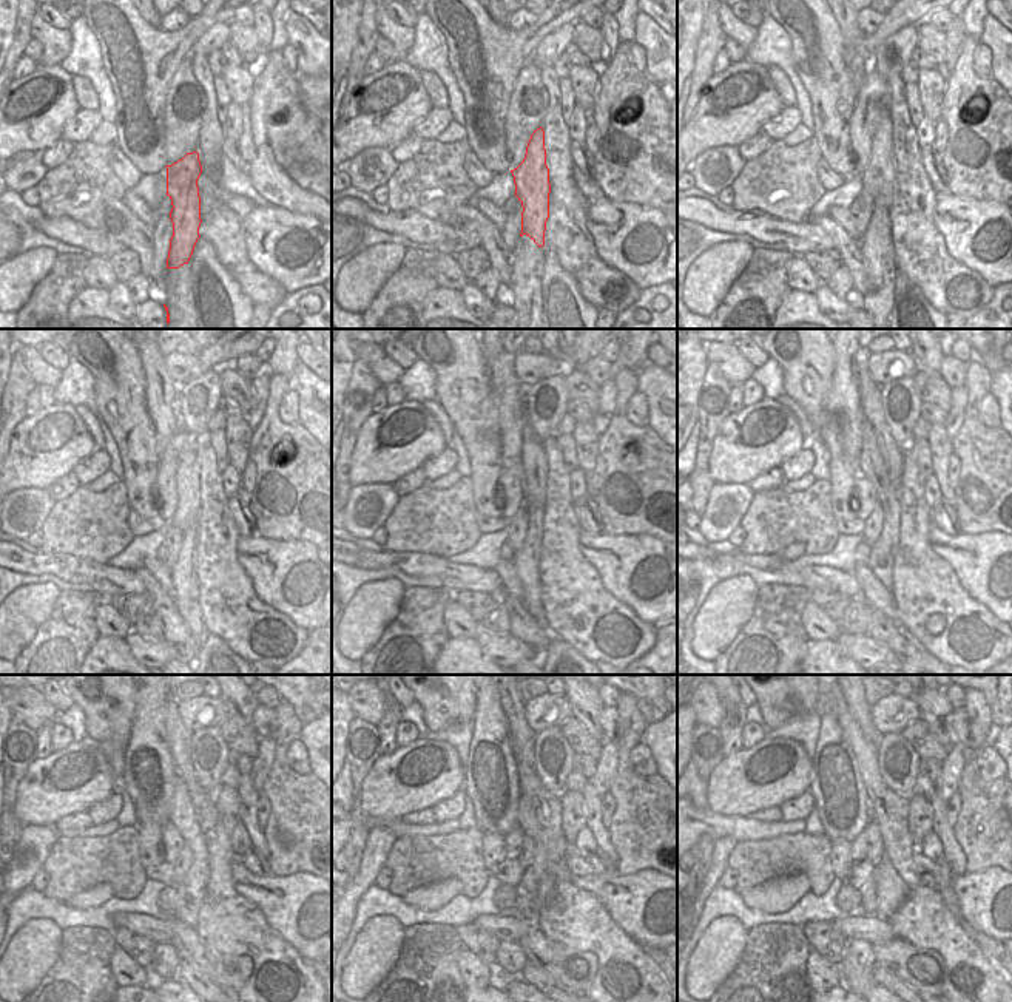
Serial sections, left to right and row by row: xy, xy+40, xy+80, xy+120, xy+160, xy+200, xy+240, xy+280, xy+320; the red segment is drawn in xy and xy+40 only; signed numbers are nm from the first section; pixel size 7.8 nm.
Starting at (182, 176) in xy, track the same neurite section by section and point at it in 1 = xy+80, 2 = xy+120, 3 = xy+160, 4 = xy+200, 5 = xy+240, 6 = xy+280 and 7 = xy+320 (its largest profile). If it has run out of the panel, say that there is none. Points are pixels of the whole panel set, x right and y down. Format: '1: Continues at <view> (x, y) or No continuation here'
1: Continues at xy+80 (878, 178)
2: Continues at xy+120 (187, 511)
3: Continues at xy+160 (534, 465)
4: Continues at xy+200 (890, 451)
5: Continues at xy+240 (179, 738)
6: Continues at xy+280 (512, 706)
7: Continues at xy+320 (858, 706)

